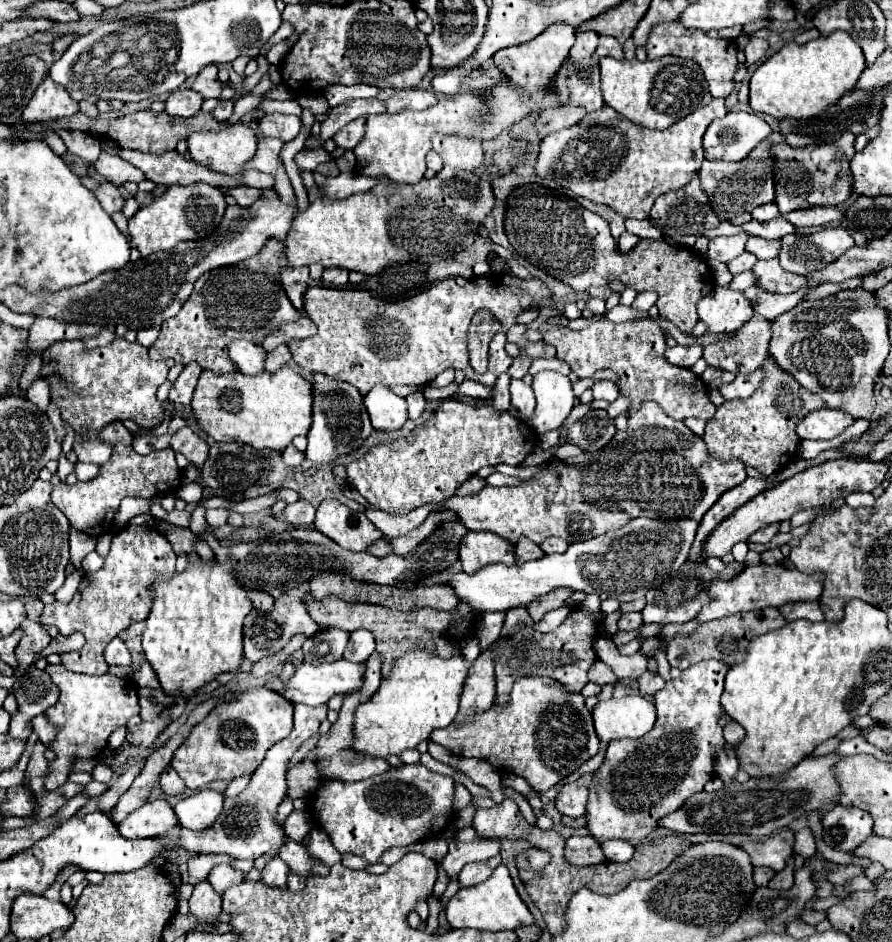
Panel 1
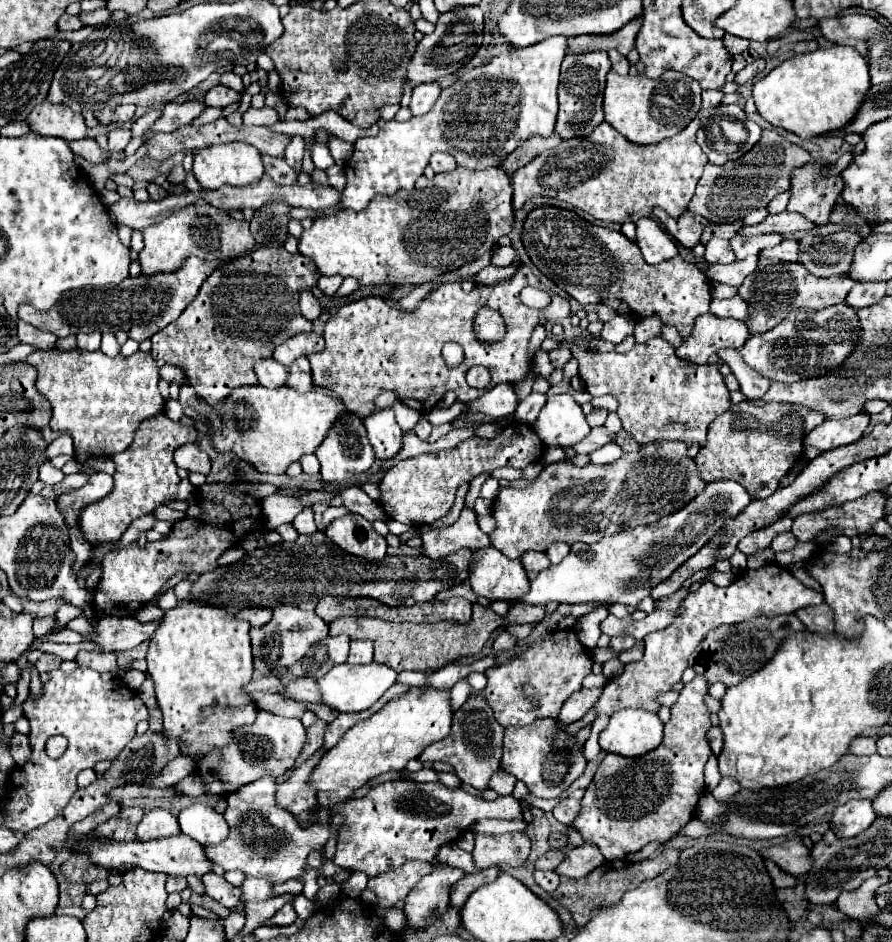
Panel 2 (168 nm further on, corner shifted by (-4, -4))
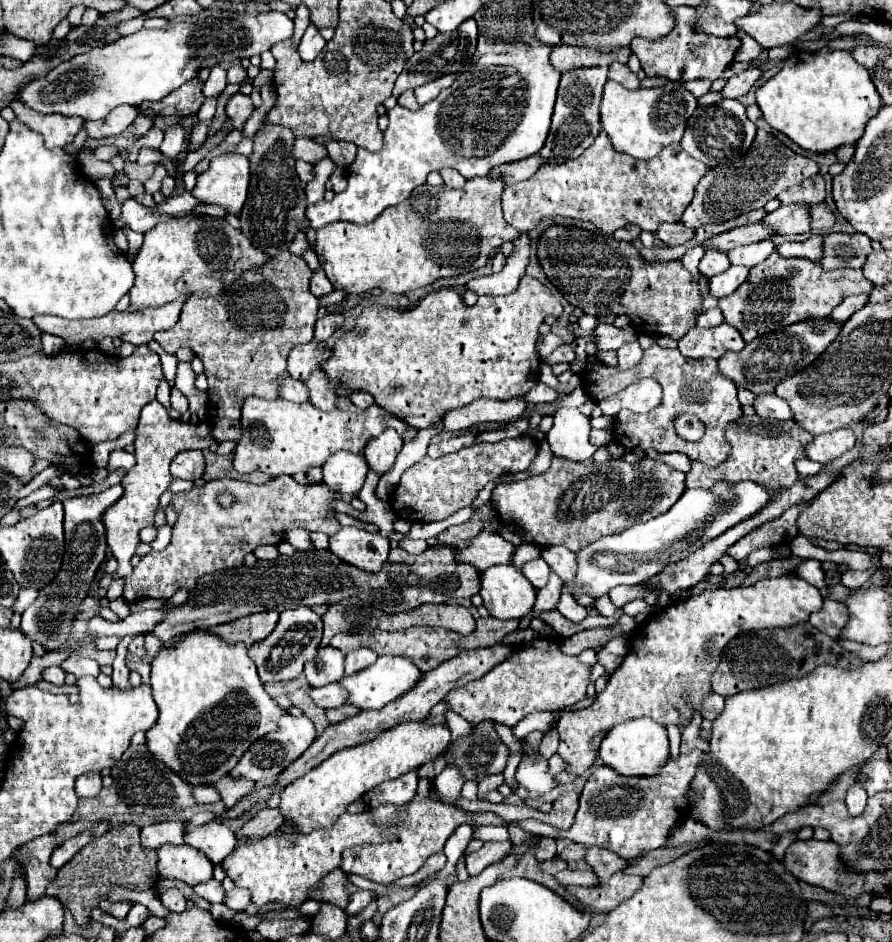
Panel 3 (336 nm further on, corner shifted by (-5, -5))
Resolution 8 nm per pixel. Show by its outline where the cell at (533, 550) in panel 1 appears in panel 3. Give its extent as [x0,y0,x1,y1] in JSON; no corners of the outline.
[522,557,550,589]

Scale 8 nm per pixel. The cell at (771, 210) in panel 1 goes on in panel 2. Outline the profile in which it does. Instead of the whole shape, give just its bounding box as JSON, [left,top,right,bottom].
[767,190,791,214]

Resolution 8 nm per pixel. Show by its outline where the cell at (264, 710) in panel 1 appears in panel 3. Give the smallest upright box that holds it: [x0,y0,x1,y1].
[230,715,316,783]

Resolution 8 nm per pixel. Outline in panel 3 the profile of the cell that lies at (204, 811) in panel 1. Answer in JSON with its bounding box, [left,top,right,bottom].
[184,821,236,865]

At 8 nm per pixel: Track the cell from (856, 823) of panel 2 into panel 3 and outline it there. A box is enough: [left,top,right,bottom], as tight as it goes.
[846,785,868,817]

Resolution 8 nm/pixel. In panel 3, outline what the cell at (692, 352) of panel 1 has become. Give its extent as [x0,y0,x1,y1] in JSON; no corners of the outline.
[678,323,746,359]

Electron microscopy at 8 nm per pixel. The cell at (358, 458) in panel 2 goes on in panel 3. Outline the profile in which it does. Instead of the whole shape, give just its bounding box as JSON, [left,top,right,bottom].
[322,451,368,493]

